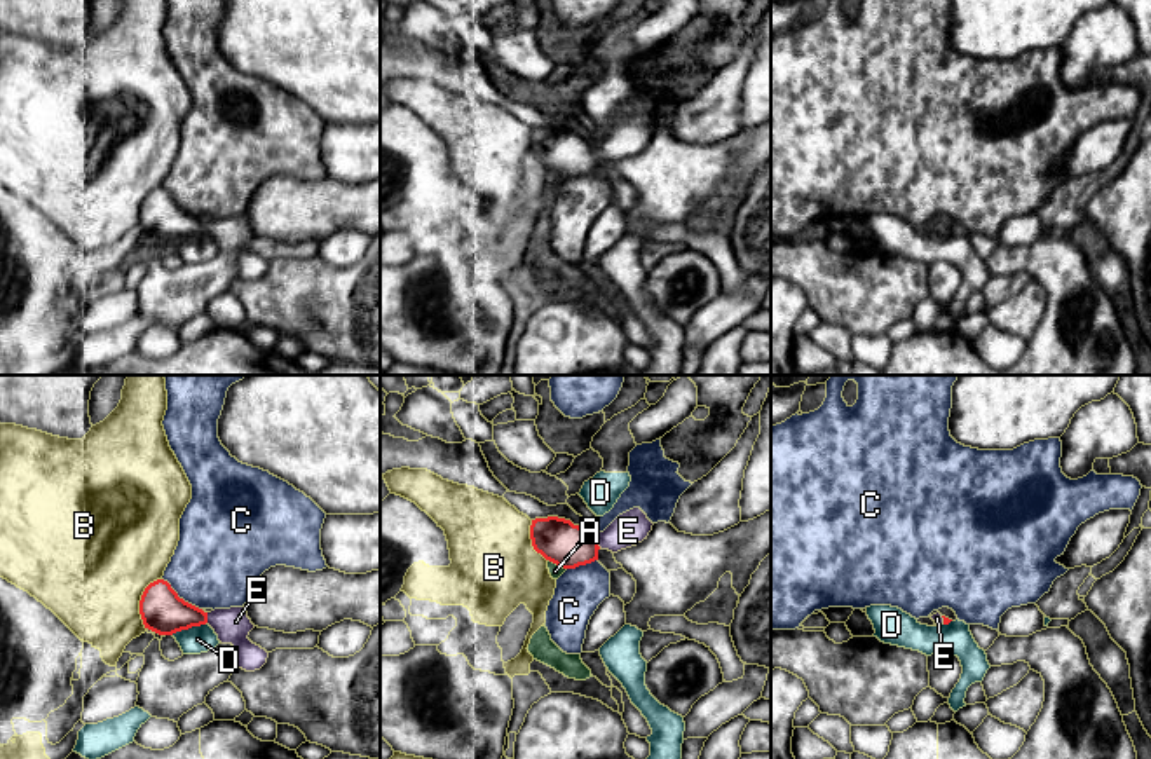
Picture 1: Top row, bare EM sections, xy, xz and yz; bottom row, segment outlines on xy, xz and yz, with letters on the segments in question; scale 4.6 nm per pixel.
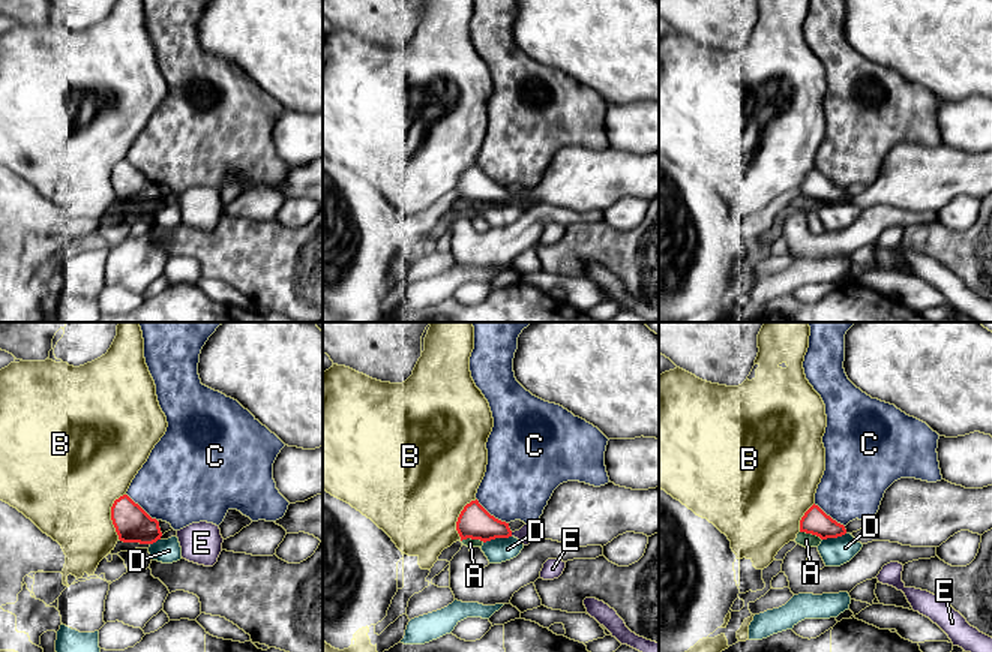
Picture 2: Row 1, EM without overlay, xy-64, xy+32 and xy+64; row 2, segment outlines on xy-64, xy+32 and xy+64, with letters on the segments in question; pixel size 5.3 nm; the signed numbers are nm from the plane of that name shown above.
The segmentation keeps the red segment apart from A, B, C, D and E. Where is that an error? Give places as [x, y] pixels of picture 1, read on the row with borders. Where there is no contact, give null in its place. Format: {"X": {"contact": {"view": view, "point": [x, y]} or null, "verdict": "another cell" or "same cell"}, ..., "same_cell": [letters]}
{"A": {"contact": {"view": "xz", "point": [557, 564]}, "verdict": "same cell"}, "B": {"contact": {"view": "xy", "point": [140, 601]}, "verdict": "another cell"}, "C": {"contact": {"view": "xy", "point": [182, 599]}, "verdict": "another cell"}, "D": {"contact": {"view": "xy", "point": [187, 629]}, "verdict": "another cell"}, "E": {"contact": {"view": "xy", "point": [206, 618]}, "verdict": "another cell"}, "same_cell": ["A"]}

